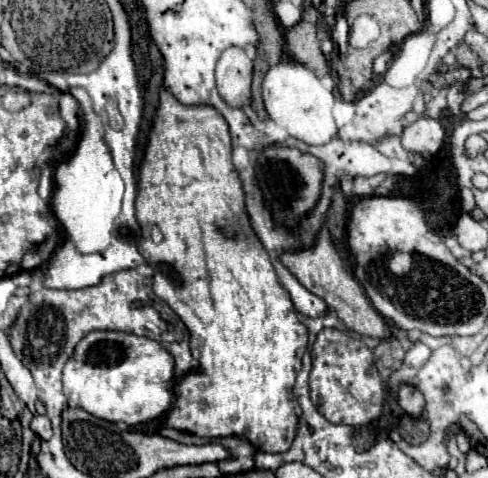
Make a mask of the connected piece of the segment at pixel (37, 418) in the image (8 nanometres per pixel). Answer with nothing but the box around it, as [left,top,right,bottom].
[30,415,52,439]

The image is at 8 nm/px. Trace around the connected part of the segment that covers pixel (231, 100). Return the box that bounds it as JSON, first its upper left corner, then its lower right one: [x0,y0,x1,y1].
[216,47,252,107]

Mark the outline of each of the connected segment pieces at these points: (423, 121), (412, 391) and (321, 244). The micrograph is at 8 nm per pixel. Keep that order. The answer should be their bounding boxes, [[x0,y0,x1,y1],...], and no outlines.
[[400,117,444,155],[398,383,424,417],[280,227,392,339]]

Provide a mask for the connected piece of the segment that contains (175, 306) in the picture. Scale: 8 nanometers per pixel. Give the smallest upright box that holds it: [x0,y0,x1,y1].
[136,93,308,453]

